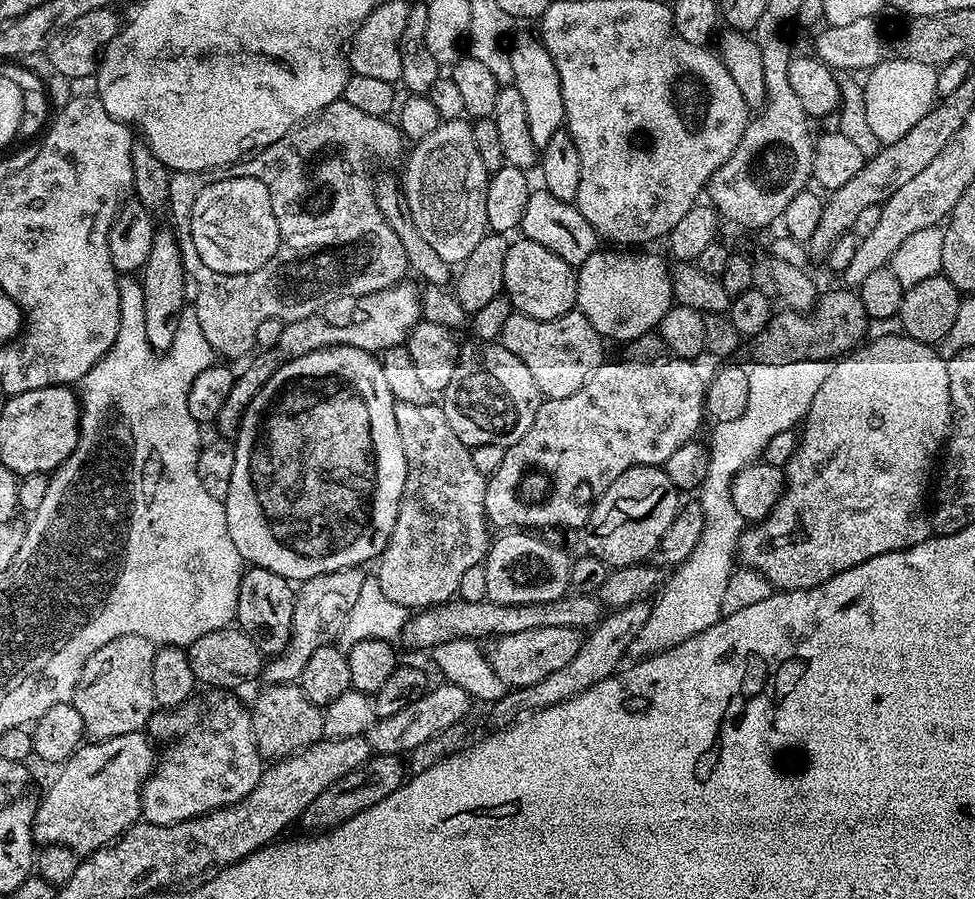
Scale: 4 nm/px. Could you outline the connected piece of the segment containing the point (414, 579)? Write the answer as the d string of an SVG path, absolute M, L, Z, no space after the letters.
M397 400L394 406L394 422L398 422L398 438L402 438L402 450L406 454L406 486L402 490L402 498L398 506L398 518L394 522L394 530L386 542L384 553L378 557L380 569L374 572L374 579L380 583L382 594L386 594L386 598L390 598L390 602L398 602L398 606L409 610L423 610L425 608L433 608L435 604L446 604L453 599L458 593L458 582L462 582L462 574L466 574L466 570L470 570L470 566L481 563L487 557L490 547L490 535L488 536L490 528L486 523L484 503L486 502L488 481L481 472L475 469L472 449L462 442L462 438L458 438L458 434L454 434L454 430L450 430L450 422L446 422L446 414L439 403L429 402L422 406L417 406L410 402Z

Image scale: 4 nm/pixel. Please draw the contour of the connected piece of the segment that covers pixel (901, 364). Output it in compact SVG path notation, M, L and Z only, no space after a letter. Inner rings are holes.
M899 334L899 335L894 335L894 336L886 336L886 337L878 337L878 338L876 338L876 339L869 339L869 340L868 340L868 341L867 341L867 343L865 343L865 344L864 344L864 345L863 345L863 346L860 346L860 347L857 347L857 348L856 348L856 349L855 349L855 350L853 350L853 351L851 351L851 352L849 352L849 353L847 353L847 354L845 354L845 355L843 355L843 356L841 356L841 357L840 357L840 358L839 358L839 359L837 359L837 360L836 360L836 361L835 361L835 363L833 363L833 364L832 364L832 365L831 365L831 367L829 367L829 369L828 369L828 373L827 373L827 374L826 374L826 378L825 378L825 379L824 379L824 381L823 381L823 382L822 382L822 386L818 386L818 394L814 394L814 402L810 402L810 410L809 410L809 411L808 411L808 413L806 413L806 414L805 414L805 416L804 416L804 419L803 419L803 421L802 421L802 431L801 431L801 432L800 432L800 441L799 441L799 442L798 442L798 446L797 446L797 447L796 447L796 449L795 449L795 450L794 450L794 454L793 454L793 455L792 455L792 457L791 457L791 458L790 458L790 462L789 462L789 463L788 463L788 465L787 465L787 466L786 466L786 467L785 467L785 468L783 468L783 470L784 470L784 493L783 493L783 494L781 494L781 495L780 495L780 497L779 497L779 498L778 498L778 502L777 502L777 503L776 503L776 505L775 505L775 506L774 506L774 510L773 510L773 511L772 511L772 512L771 512L771 514L770 514L770 515L769 515L769 516L768 516L768 517L766 517L766 519L764 519L764 520L761 520L761 521L759 521L759 522L756 522L756 523L753 523L753 524L752 524L752 525L751 525L751 526L748 526L748 527L745 527L745 529L744 529L744 531L743 531L743 532L741 532L741 534L740 534L740 542L739 542L739 545L738 545L738 560L739 560L739 563L740 563L740 564L741 564L741 565L743 565L743 567L745 567L745 568L749 568L749 569L752 569L752 570L754 570L754 571L756 571L756 572L760 572L760 573L761 573L761 575L763 575L763 576L764 576L764 577L765 577L765 579L767 579L767 580L768 580L768 582L769 582L769 583L770 583L770 584L771 584L771 587L772 587L772 588L773 588L773 589L776 589L776 590L783 590L783 591L786 591L786 592L793 592L793 591L794 591L794 590L798 590L798 589L799 589L799 588L817 588L817 587L818 587L818 586L819 586L819 585L820 585L820 584L824 584L824 583L826 583L826 581L828 581L828 579L829 579L829 578L830 578L830 577L831 577L831 576L837 576L837 575L838 575L838 574L842 574L842 573L843 573L843 572L845 572L845 571L846 571L846 570L850 570L850 569L851 569L851 568L853 568L853 567L854 567L854 566L858 566L858 565L859 565L859 564L861 564L861 563L862 563L862 562L866 562L866 561L867 561L867 560L869 560L869 559L870 559L870 558L878 558L878 554L890 554L890 553L891 553L891 552L900 552L900 551L902 551L902 550L903 550L903 549L904 549L904 548L909 548L909 547L910 547L910 546L918 546L918 545L919 545L919 544L920 544L920 543L922 543L922 542L923 542L923 541L924 541L924 540L927 540L927 539L929 539L929 536L930 536L930 520L929 520L929 517L928 517L928 516L927 516L927 515L926 515L926 508L925 508L925 512L924 512L924 491L926 491L926 490L927 490L927 488L928 488L928 491L929 491L929 488L930 488L930 480L929 480L929 484L928 484L928 464L932 464L932 463L934 463L934 462L935 462L935 460L936 460L936 463L937 463L937 460L938 460L938 457L939 457L939 456L940 456L940 455L941 455L941 452L942 452L942 449L943 449L943 448L944 448L944 447L945 447L945 444L946 444L946 441L947 441L947 439L948 439L948 437L949 437L949 435L950 435L950 433L951 433L951 431L952 431L952 403L951 403L951 402L950 402L950 374L949 374L949 373L948 373L948 360L947 360L947 359L945 359L945 357L944 357L944 356L943 356L943 355L941 355L941 353L940 353L940 352L939 352L939 351L937 351L937 349L936 349L936 348L935 348L935 347L933 347L933 345L931 345L931 344L923 344L923 343L922 343L922 342L918 342L918 341L917 341L917 340L911 340L911 338L909 338L909 336L906 336L906 335L903 335L903 334Z

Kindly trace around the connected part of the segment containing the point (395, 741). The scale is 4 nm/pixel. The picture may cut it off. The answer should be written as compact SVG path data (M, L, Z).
M440 682L440 685L433 687L424 693L421 700L415 700L406 710L398 710L398 714L379 717L366 733L366 739L373 753L381 756L399 756L414 750L414 746L420 746L429 741L436 734L442 734L447 727L461 723L463 717L474 707L472 697L462 690L462 686L454 686L447 682Z

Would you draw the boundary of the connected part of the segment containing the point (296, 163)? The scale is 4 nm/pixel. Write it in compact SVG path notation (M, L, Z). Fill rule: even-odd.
M341 98L330 102L319 116L287 132L272 144L272 150L261 148L251 158L239 161L239 175L264 180L270 192L280 231L280 245L265 266L252 273L220 276L197 258L187 261L191 283L192 280L196 283L194 311L198 326L202 326L202 334L206 342L210 342L213 353L247 357L256 348L256 331L266 318L285 322L301 320L340 296L374 294L378 290L393 288L407 277L404 275L409 275L406 250L402 250L398 234L390 230L390 222L386 222L382 210L378 210L374 180L368 177L368 164L360 153L361 144L365 154L376 160L388 160L395 154L402 136L397 125L390 121L383 116L362 114L362 110Z

